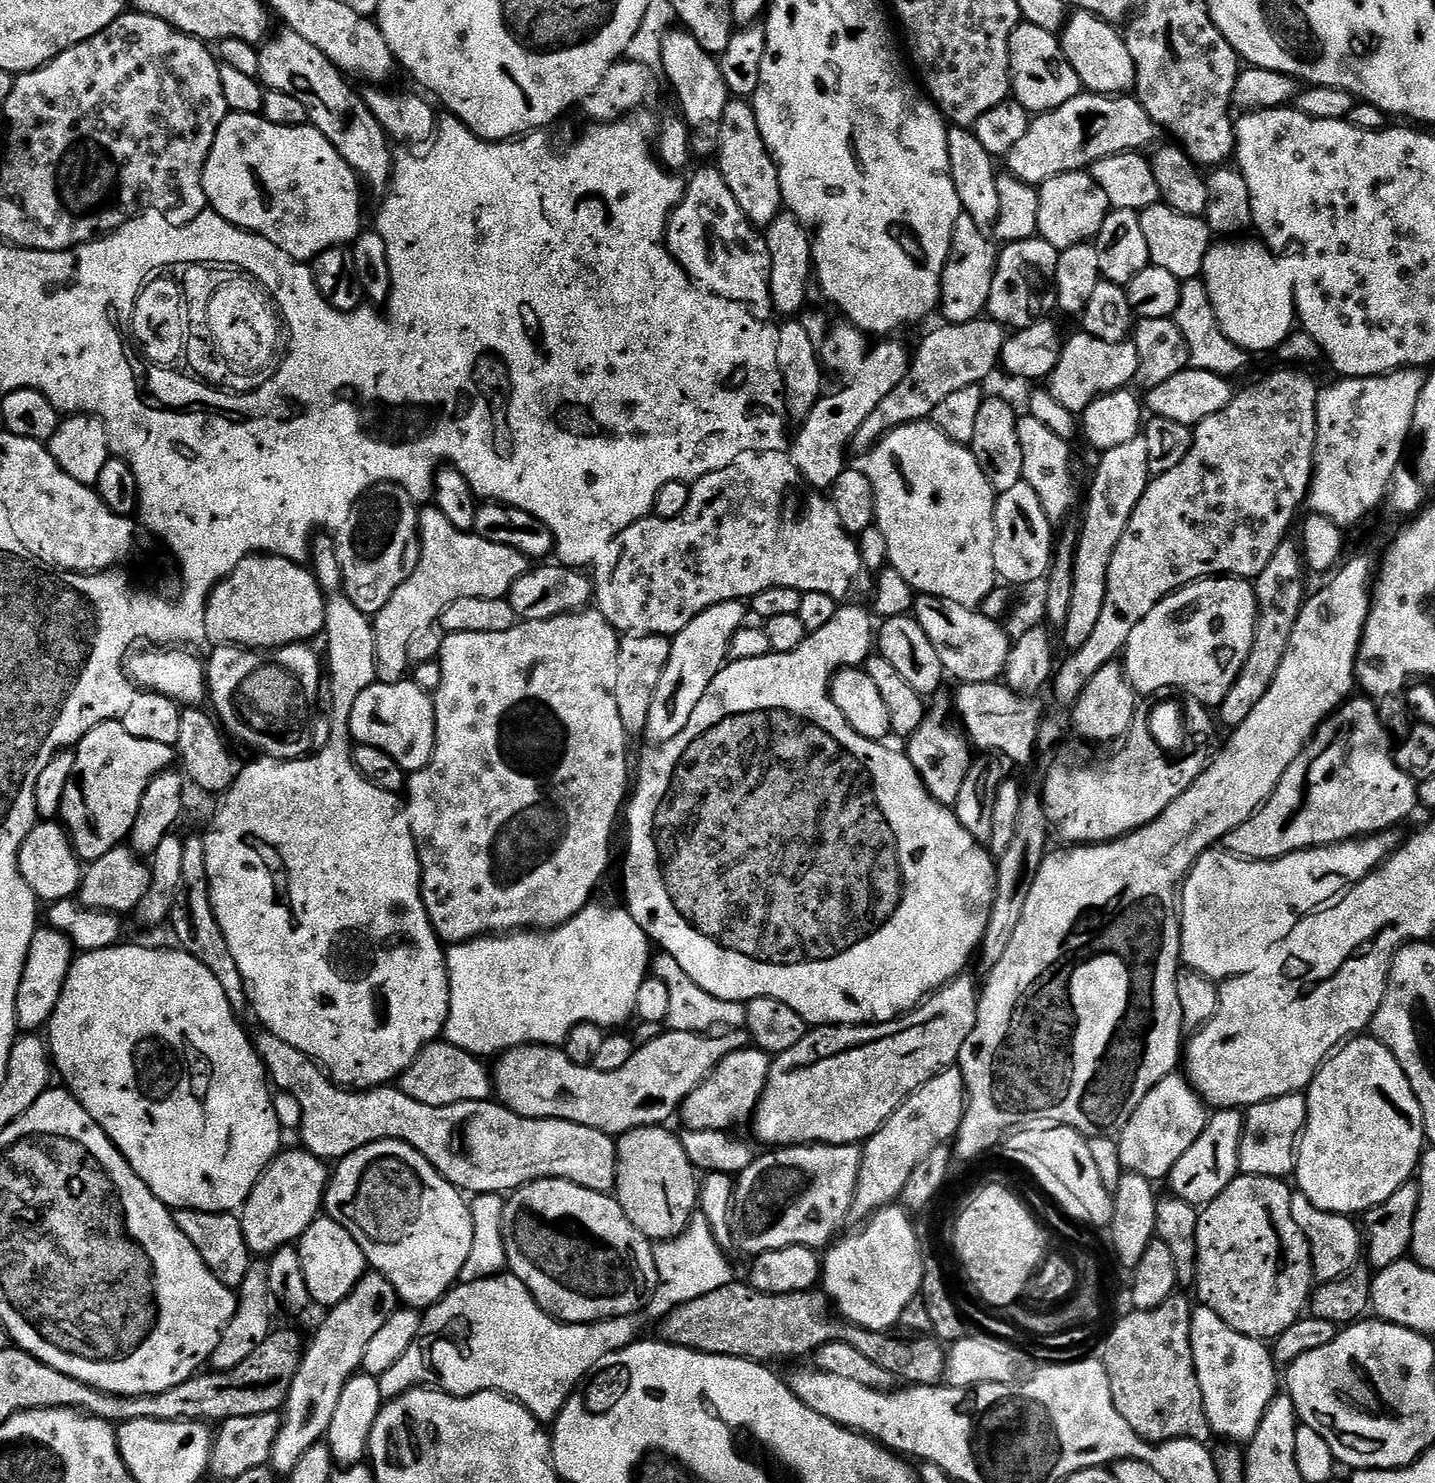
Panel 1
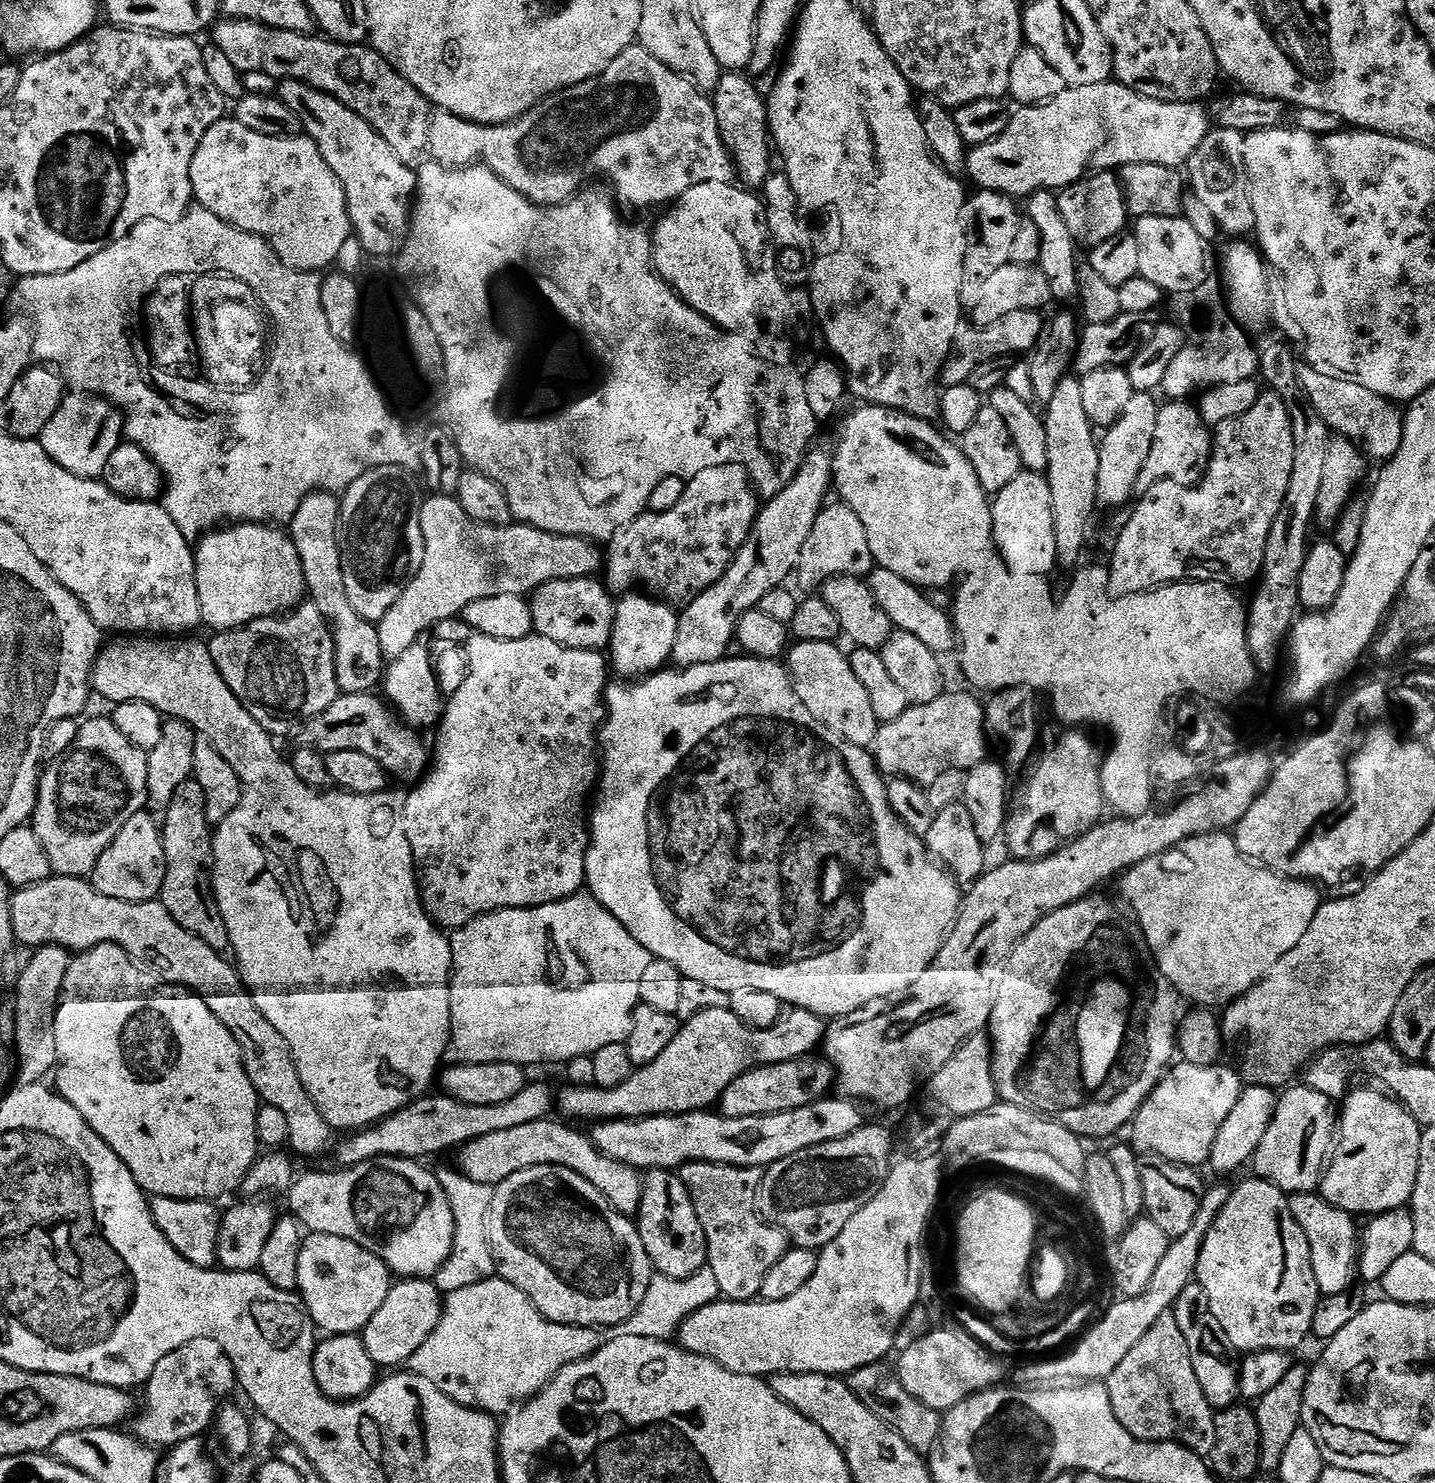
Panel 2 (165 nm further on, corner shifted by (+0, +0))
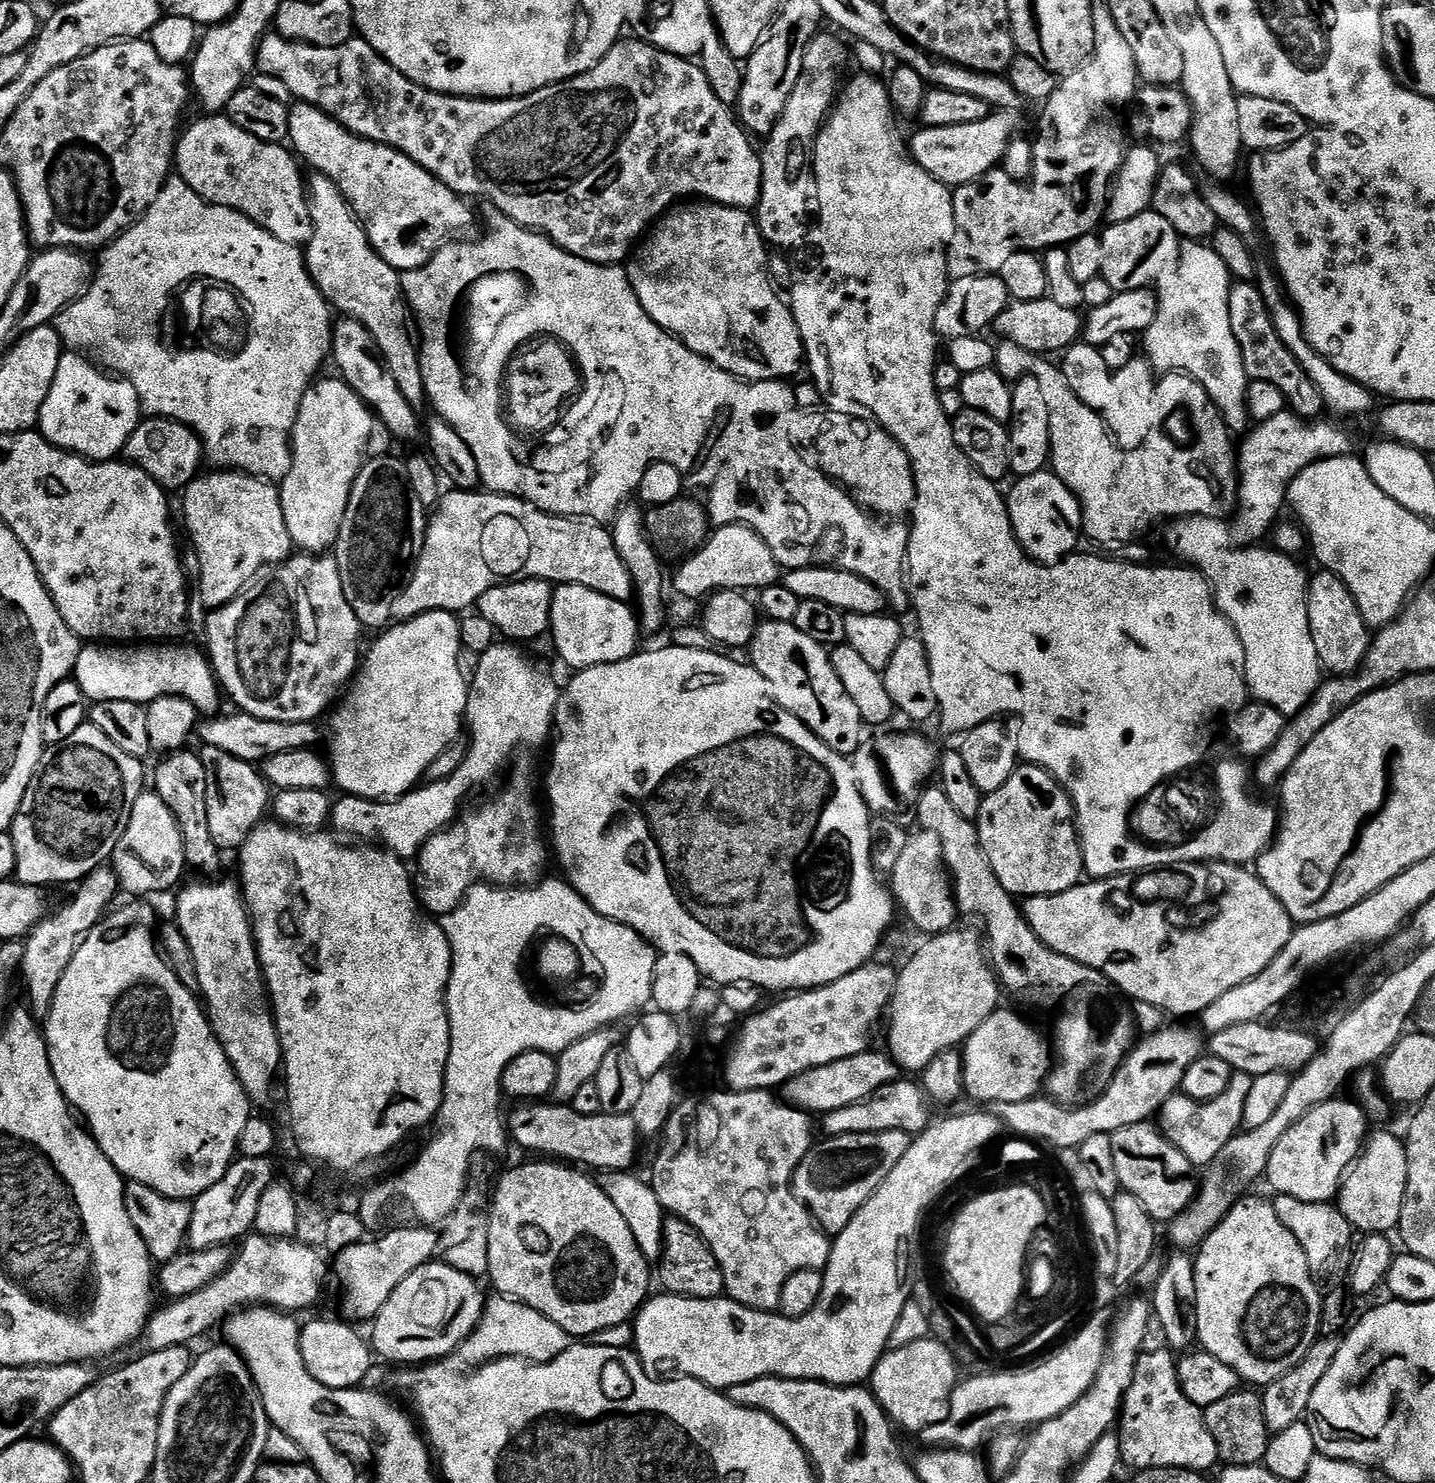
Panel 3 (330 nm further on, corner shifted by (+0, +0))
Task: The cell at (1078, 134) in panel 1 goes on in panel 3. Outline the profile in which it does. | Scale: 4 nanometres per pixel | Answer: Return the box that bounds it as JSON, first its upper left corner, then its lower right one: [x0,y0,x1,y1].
[911,111,1021,186]

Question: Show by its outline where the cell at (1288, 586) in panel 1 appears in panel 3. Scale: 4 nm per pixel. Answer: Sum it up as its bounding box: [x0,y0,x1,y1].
[1228,282,1325,422]

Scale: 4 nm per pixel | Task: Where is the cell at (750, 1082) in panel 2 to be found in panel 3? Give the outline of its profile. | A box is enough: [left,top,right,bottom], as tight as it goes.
[782,1050,898,1114]

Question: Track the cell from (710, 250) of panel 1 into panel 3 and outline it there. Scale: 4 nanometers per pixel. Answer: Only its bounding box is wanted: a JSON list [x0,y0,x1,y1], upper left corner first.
[627,202,805,382]

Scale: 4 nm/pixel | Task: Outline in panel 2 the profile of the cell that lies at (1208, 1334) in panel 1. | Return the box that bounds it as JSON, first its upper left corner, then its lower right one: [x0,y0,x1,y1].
[1174,1282,1240,1409]

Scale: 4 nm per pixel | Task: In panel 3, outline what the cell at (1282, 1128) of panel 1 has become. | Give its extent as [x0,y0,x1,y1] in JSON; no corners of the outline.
[1266,1098,1370,1204]

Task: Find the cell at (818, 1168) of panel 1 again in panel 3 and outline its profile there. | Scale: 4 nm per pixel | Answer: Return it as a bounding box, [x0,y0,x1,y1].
[792,1130,913,1238]

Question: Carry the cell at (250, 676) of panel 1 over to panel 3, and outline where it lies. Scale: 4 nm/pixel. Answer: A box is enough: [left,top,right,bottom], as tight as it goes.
[206,554,362,722]

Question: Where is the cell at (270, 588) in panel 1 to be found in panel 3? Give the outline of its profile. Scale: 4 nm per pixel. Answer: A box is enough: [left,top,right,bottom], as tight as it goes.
[182,470,294,610]

